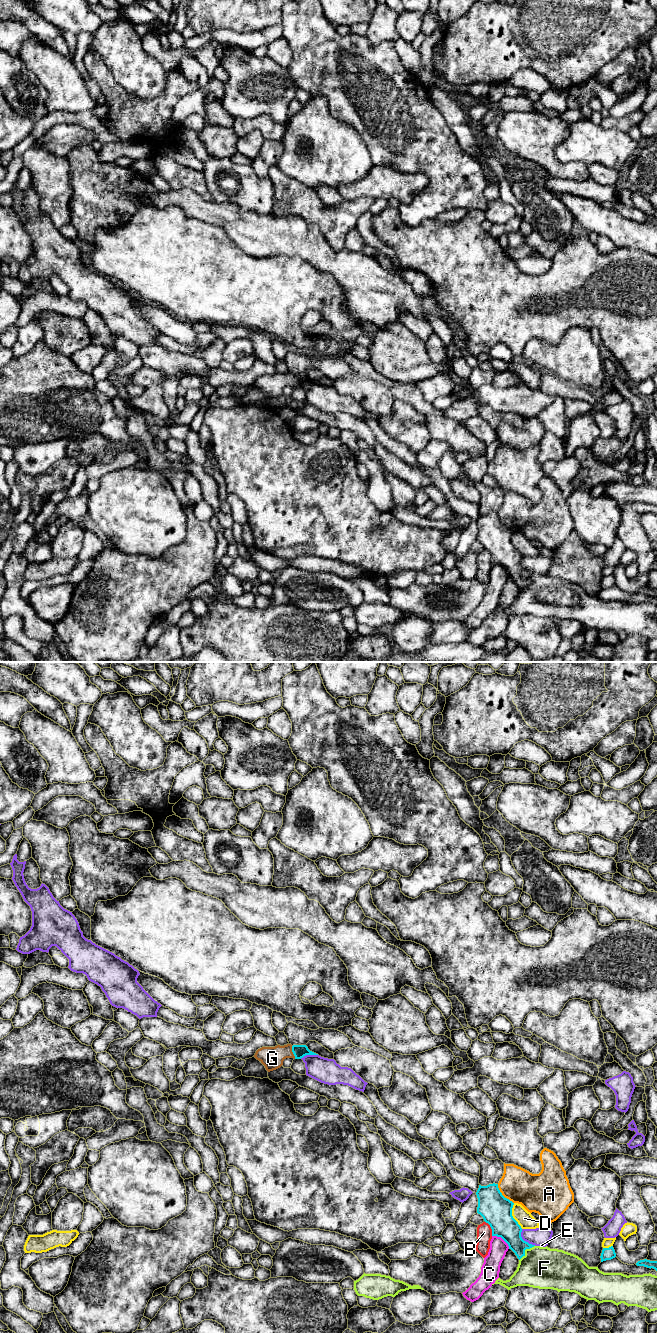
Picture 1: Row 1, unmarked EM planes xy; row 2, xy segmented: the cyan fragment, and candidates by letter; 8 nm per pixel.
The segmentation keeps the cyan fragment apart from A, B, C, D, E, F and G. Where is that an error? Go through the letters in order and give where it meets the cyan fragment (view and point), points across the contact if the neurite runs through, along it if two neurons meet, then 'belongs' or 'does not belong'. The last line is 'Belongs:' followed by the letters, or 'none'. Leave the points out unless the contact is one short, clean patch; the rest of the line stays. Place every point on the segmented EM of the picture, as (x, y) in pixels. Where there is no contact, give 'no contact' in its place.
A: xy (502, 1195) | does not belong
B: xy (491, 1228) | does not belong
C: xy (502, 1238) | does not belong
D: xy (512, 1216) | does not belong
E: xy (523, 1240) | does not belong
F: xy (524, 1251) | does not belong
G: xy (292, 1051) | across xy (299, 1051), (292, 1051), (280, 1052), (272, 1058) | belongs
Belongs: G

